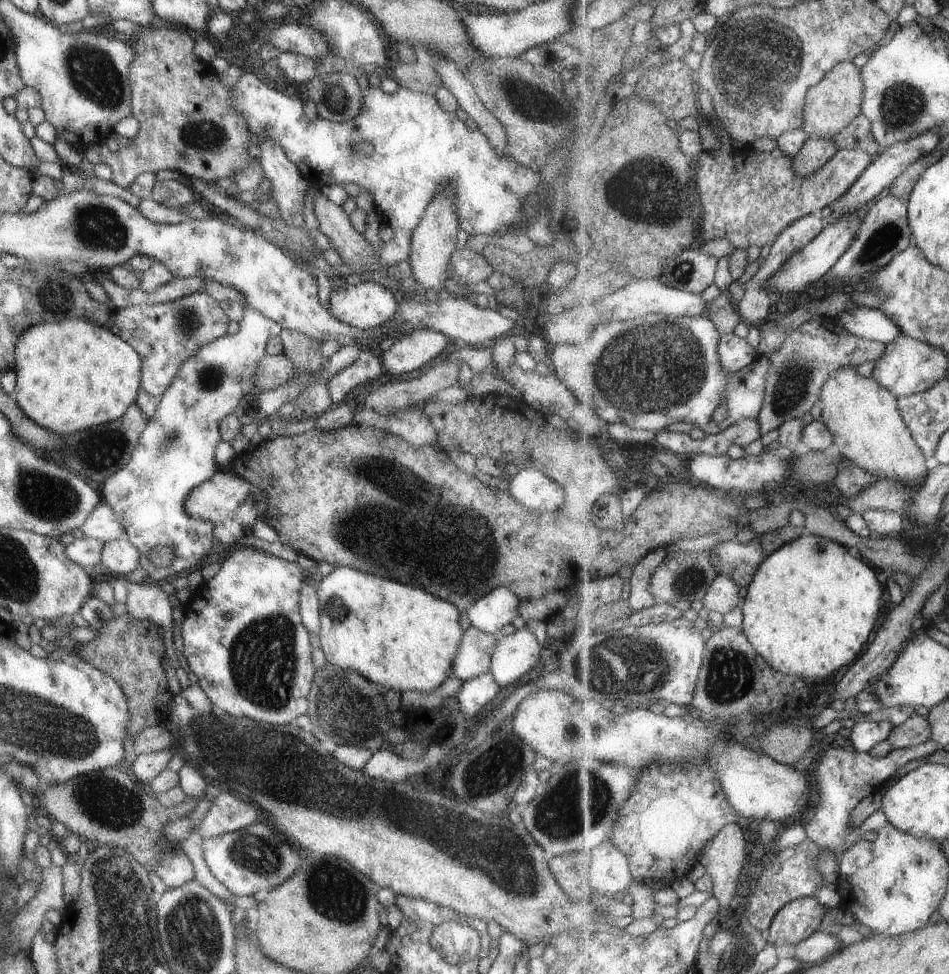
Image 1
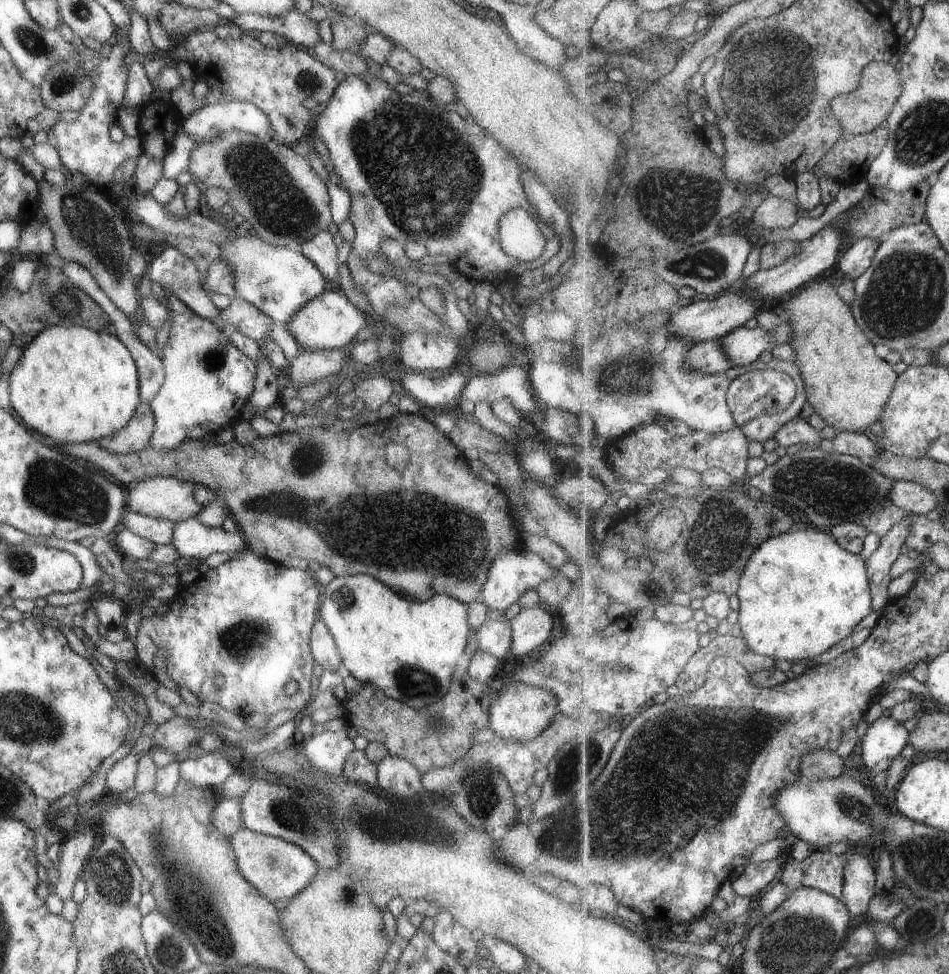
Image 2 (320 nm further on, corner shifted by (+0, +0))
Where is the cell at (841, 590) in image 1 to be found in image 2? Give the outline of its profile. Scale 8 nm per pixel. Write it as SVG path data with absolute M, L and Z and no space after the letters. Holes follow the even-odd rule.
M805 526L801 529L793 529L766 540L749 559L747 566L744 568L743 576L740 578L740 590L737 591L739 598L738 622L742 630L743 638L746 640L746 643L760 655L767 655L775 660L783 658L791 663L810 663L813 658L817 658L819 654L827 652L831 646L835 646L839 644L839 642L842 642L844 638L847 638L849 634L855 630L855 626L874 611L872 607L871 580L869 576L867 576L867 567L868 564L863 556L853 554L849 552L848 549L844 549L838 543L837 538L828 530Z

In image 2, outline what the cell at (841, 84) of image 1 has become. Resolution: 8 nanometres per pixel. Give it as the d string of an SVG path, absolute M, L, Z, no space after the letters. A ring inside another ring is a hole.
M888 61L868 64L868 67L864 70L862 82L865 82L865 84L861 84L856 91L836 96L832 100L833 110L842 120L844 132L851 135L866 135L875 131L877 127L887 124L889 115L892 114L904 92L904 82L897 64L893 65Z

